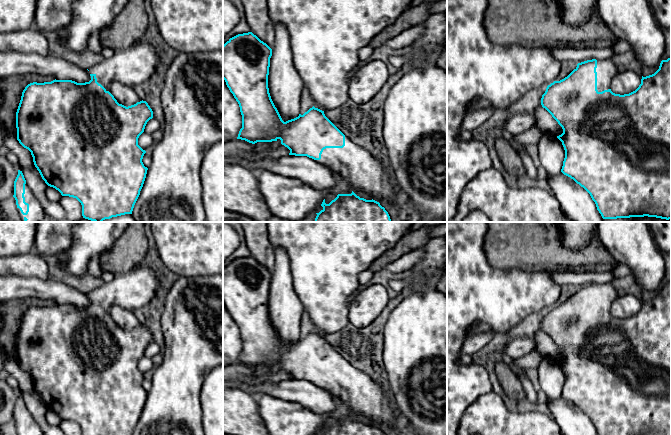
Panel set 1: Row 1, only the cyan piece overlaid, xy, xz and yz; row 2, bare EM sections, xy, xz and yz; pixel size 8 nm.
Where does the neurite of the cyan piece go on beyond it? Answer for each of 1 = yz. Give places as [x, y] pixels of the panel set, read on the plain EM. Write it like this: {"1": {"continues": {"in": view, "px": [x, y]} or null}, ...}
{"1": {"continues": {"in": "yz", "px": [606, 293]}}}

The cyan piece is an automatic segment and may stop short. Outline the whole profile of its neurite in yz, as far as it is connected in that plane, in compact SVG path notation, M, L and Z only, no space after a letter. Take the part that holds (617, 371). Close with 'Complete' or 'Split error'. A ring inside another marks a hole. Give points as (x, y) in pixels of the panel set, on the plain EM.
M671 281L662 284L654 298L642 300L639 311L629 318L620 319L611 315L611 304L618 296L618 291L611 283L592 283L578 287L567 301L547 310L541 322L541 329L563 353L563 357L557 360L565 374L561 396L590 418L598 435L671 435Z. Split error

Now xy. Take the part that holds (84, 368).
M136 266L127 273L116 275L111 282L104 283L101 287L89 292L91 304L85 307L77 307L72 304L53 304L51 306L28 308L22 316L21 324L16 336L17 364L31 376L33 386L45 407L58 414L62 420L76 422L82 429L82 435L133 435L134 429L140 419L148 392L144 390L142 383L146 377L138 369L138 362L144 356L147 346L153 342L153 335L146 325L137 326L131 330L119 328L109 316L109 308L120 306L126 309L141 308L148 304L155 296L159 288L159 280L154 271L145 266Z. Split error

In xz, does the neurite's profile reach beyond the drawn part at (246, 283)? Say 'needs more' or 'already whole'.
needs more

